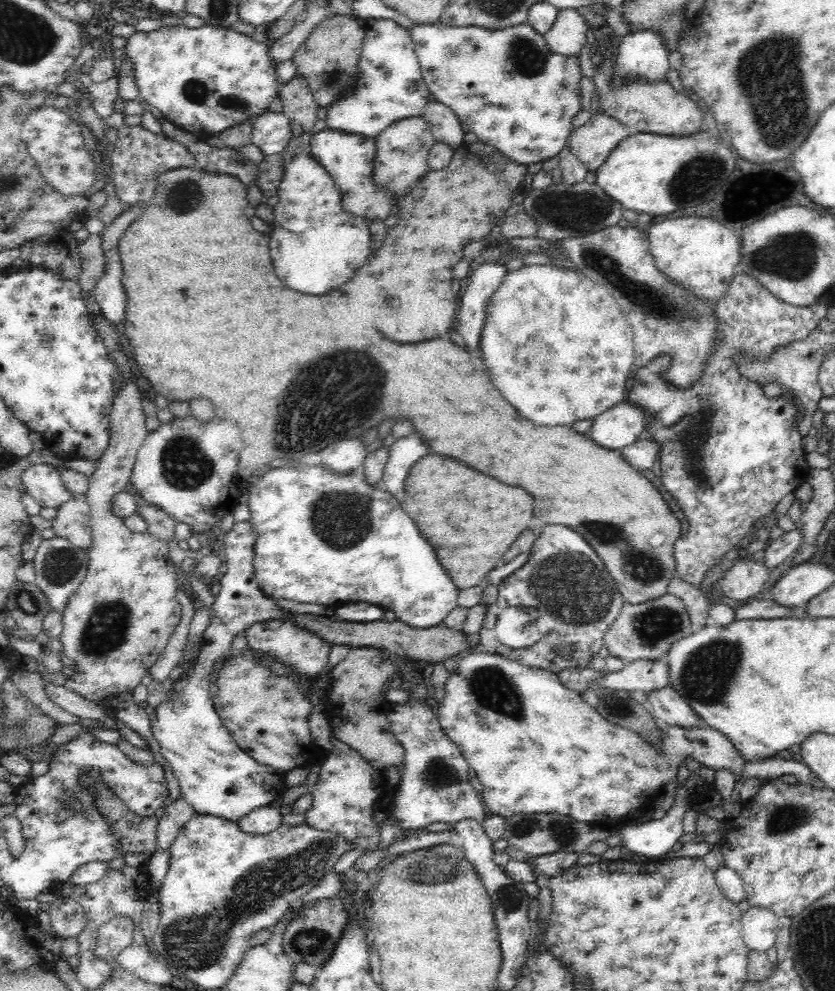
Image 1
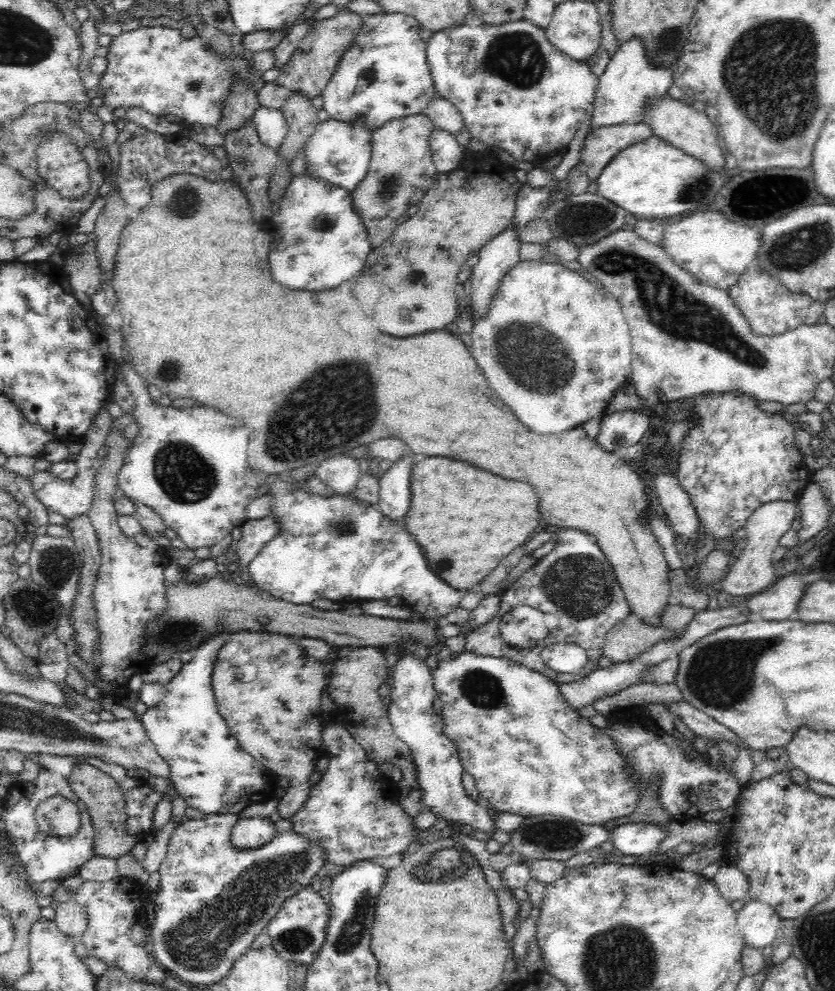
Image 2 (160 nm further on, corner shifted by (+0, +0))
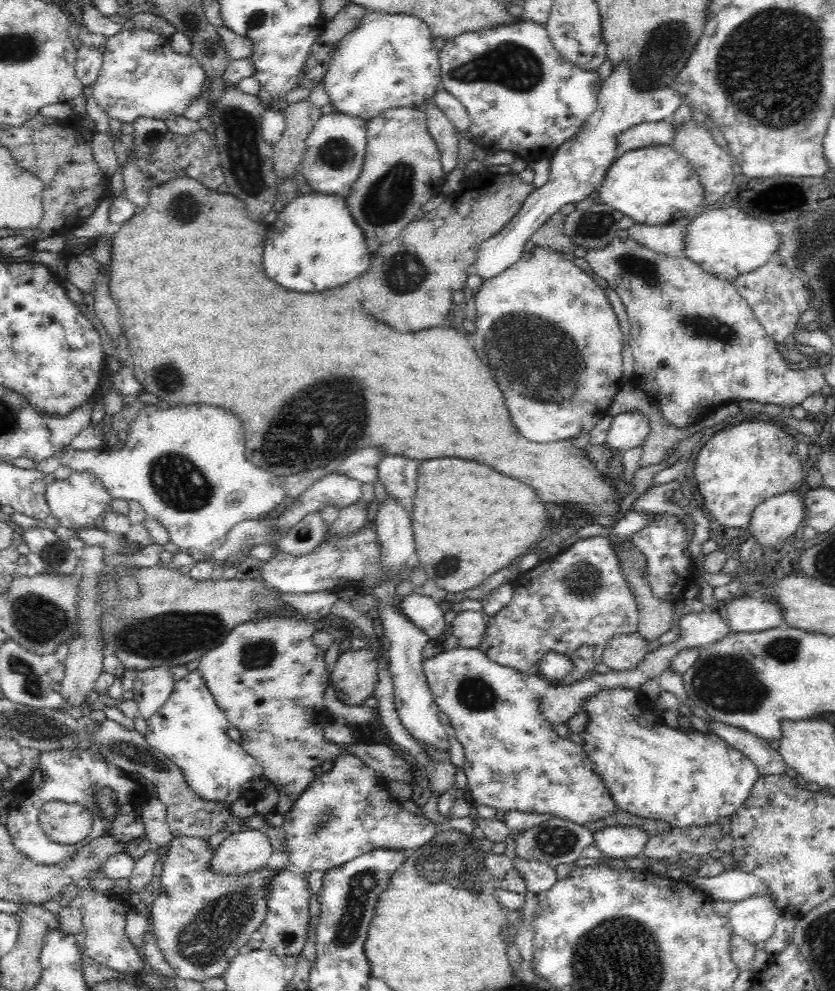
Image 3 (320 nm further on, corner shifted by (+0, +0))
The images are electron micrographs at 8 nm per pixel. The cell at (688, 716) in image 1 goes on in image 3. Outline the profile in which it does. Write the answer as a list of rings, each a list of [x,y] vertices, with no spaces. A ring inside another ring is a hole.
[[[712,721],[708,730],[725,740],[732,748],[743,752],[757,767],[761,776],[784,774],[788,767],[782,755],[770,747],[767,740],[758,738],[751,732]]]

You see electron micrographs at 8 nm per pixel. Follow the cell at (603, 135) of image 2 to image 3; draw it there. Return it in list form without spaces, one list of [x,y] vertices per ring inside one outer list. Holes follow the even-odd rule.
[[[661,120],[658,122],[640,123],[618,137],[619,156],[625,152],[639,148],[650,148],[657,146],[672,146],[675,137],[675,126],[671,120]]]

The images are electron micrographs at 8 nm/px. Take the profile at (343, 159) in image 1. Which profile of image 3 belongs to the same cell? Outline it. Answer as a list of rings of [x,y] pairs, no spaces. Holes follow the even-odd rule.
[[[333,111],[322,113],[310,130],[300,164],[307,190],[326,195],[348,196],[362,168],[366,148],[366,121],[363,118]]]

